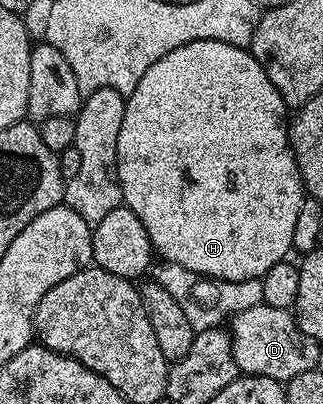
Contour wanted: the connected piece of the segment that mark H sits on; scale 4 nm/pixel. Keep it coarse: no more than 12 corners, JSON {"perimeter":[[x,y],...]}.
{"perimeter":[[201,40],[126,97],[118,184],[150,245],[239,284],[304,199],[257,58]]}

